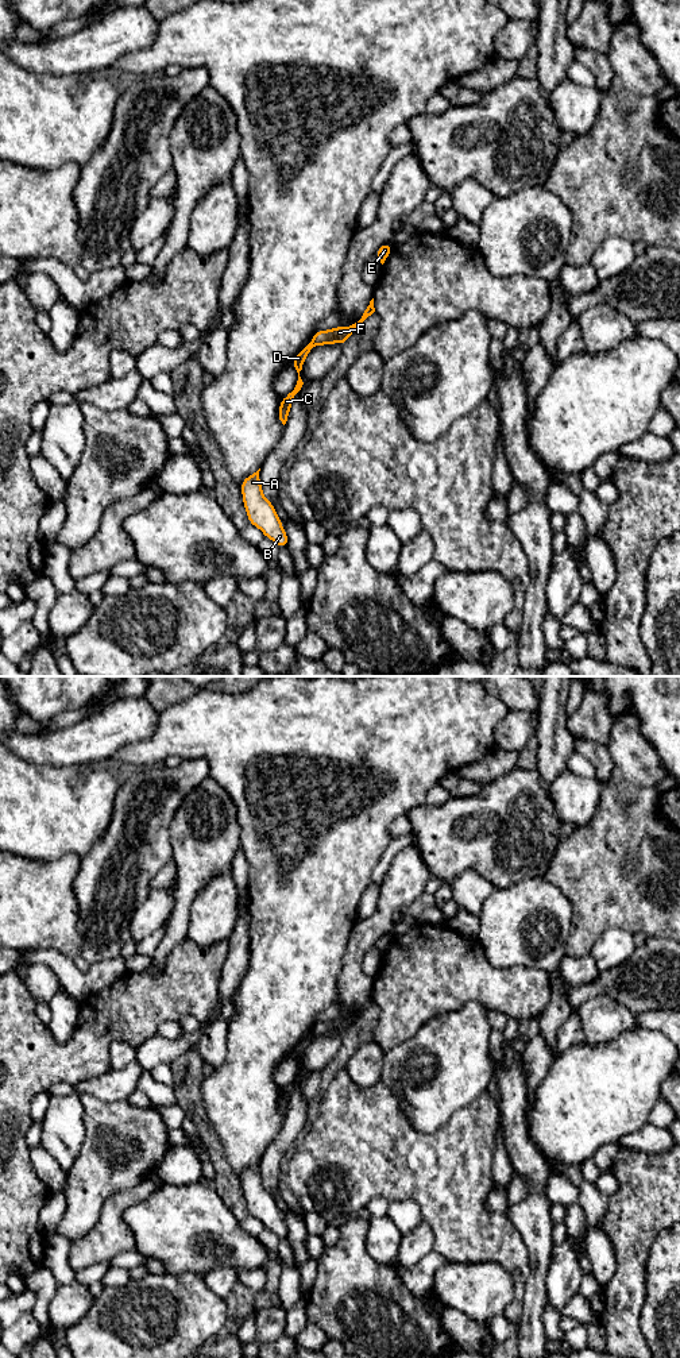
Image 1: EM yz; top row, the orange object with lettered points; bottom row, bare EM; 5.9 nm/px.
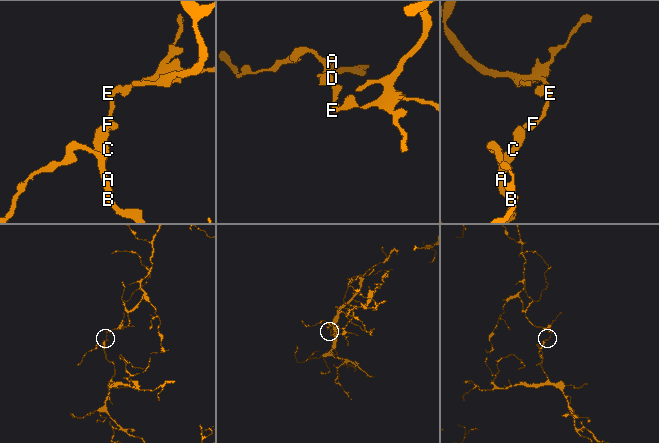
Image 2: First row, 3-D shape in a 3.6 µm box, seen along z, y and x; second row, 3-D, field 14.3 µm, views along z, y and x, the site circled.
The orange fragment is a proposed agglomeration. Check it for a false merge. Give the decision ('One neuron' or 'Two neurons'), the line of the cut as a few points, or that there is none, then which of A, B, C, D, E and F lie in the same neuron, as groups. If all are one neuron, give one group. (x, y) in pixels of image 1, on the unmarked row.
Two neurons. Split along yz (310, 1033), (313, 1036). Groups: A B C D / E F

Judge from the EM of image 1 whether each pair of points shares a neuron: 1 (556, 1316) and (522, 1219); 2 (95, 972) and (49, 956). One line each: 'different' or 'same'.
1: different
2: same

